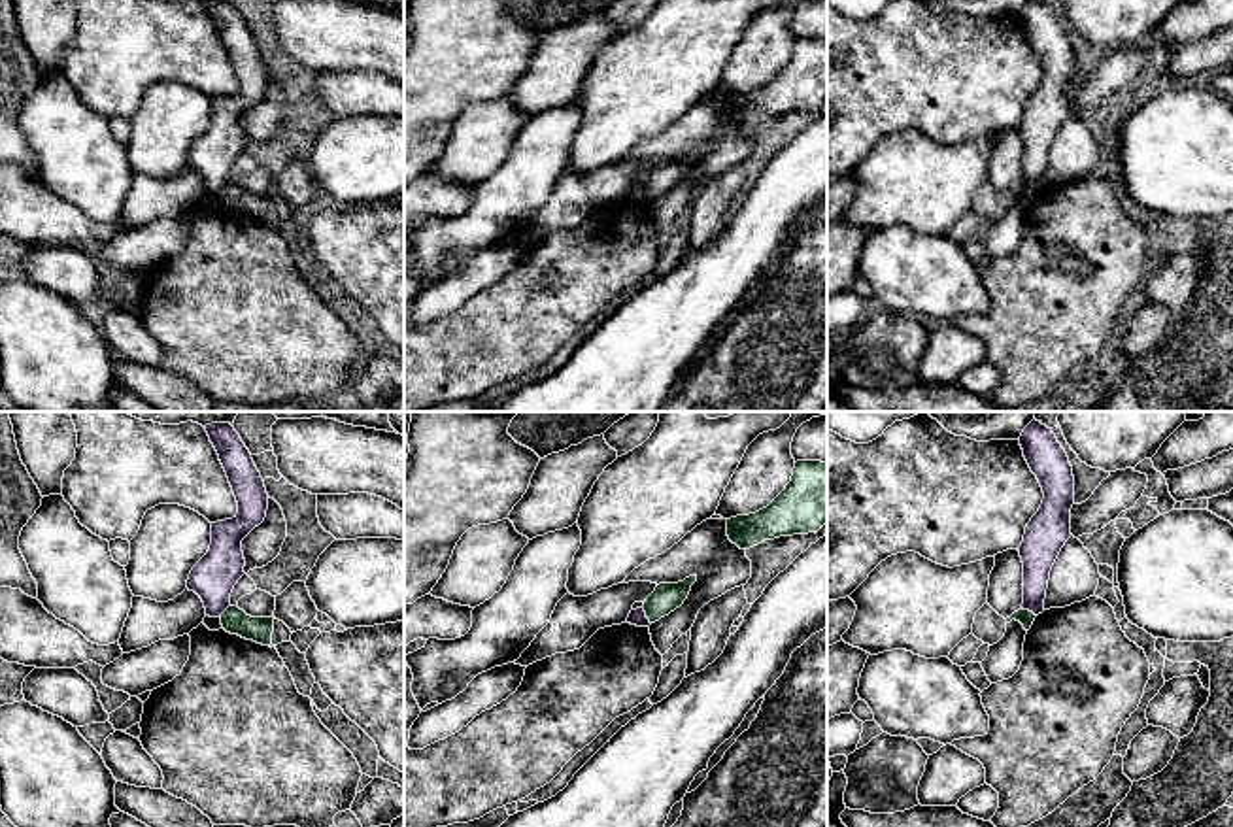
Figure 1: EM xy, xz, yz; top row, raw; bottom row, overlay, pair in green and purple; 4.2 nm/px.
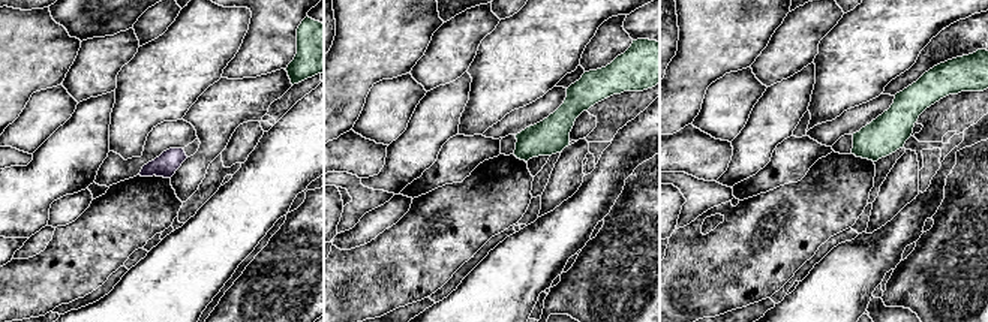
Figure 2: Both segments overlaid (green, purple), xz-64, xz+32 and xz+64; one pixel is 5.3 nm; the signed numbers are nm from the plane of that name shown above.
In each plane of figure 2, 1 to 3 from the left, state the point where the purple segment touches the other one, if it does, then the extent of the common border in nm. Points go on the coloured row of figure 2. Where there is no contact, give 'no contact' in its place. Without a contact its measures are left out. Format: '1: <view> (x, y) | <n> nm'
1: no contact
2: no contact
3: no contact

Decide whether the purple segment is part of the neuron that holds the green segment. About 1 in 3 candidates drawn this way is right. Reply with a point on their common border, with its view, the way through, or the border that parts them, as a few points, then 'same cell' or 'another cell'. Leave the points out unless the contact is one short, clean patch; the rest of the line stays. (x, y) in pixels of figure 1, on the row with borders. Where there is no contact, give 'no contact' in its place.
meets green in xz at (646, 616); border along xz (642, 608), (650, 624); another cell

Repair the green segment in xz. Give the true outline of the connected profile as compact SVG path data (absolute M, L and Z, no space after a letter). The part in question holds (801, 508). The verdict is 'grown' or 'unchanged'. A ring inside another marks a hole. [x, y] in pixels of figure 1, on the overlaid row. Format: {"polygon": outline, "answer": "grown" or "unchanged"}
{"polygon": "M797 461L791 481L763 510L727 519L727 536L750 549L780 536L818 532L827 523L827 463Z", "answer": "unchanged"}

